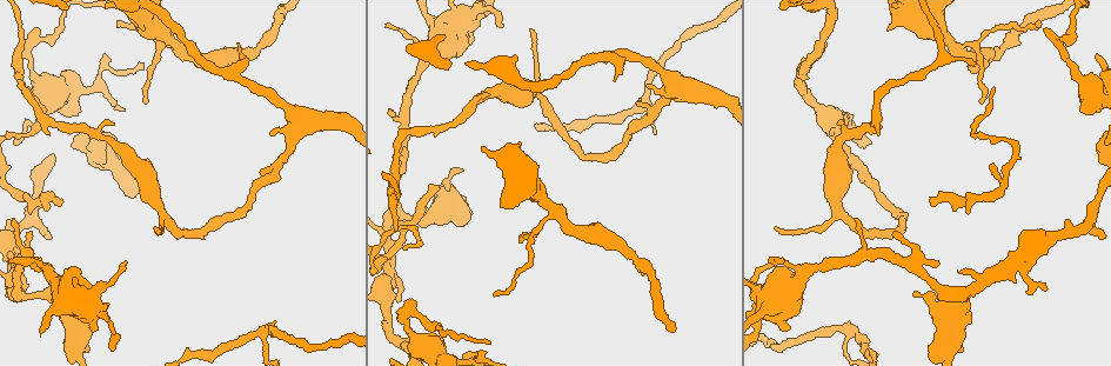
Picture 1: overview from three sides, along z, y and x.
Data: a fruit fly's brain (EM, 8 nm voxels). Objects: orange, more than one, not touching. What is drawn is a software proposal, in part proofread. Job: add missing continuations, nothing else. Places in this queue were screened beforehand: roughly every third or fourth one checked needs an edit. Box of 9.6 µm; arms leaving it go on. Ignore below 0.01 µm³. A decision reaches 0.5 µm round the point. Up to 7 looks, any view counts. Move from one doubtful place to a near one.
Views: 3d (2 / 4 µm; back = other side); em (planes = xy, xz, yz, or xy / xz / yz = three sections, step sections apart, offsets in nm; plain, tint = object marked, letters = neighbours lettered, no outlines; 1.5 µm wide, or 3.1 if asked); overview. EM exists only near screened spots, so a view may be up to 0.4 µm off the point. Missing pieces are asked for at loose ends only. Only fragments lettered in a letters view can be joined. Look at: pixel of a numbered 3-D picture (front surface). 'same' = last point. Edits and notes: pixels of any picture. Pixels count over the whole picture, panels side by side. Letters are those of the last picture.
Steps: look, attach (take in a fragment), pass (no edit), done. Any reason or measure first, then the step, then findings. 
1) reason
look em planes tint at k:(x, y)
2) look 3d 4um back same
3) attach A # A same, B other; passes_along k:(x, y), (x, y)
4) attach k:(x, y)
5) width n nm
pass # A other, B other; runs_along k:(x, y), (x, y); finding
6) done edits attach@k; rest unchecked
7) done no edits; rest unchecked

thin end
look 3d 2um at 1:(767, 265)

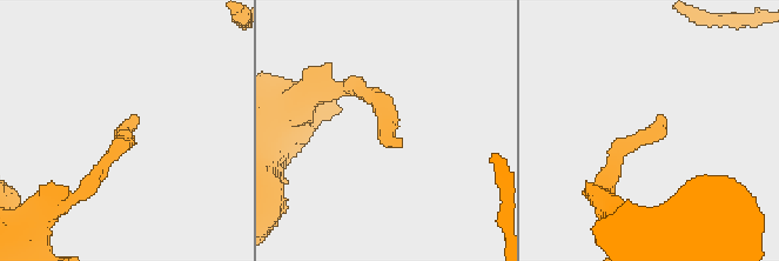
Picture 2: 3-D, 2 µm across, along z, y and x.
now the EM
look em planes letters at 2:(665, 119)

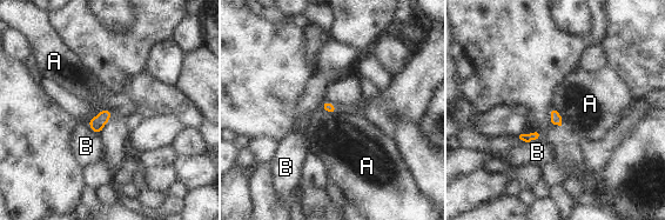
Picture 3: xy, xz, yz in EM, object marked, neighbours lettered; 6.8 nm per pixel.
longest_contact A 180 nm
pass # A other, B other; no lettered fragment goes on from it

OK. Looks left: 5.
tapers out
look 3d 4um at 1:(915, 291)

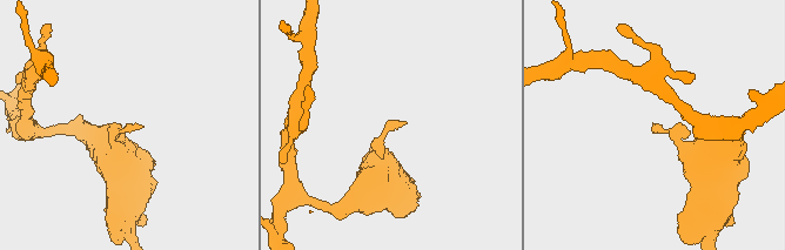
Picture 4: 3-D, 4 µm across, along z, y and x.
shape alone is not enough
look em planes letters at 4:(405, 122)

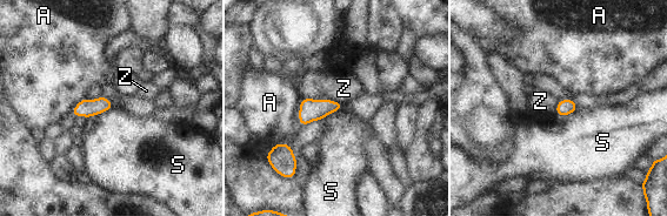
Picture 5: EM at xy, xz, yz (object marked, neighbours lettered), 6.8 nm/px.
pass # A other, S other, Z other; border 5:(302, 98), (332, 99), (344, 103); none of them fits

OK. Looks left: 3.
branch stops here
look em xy step 8 letters at 1:(438, 185)

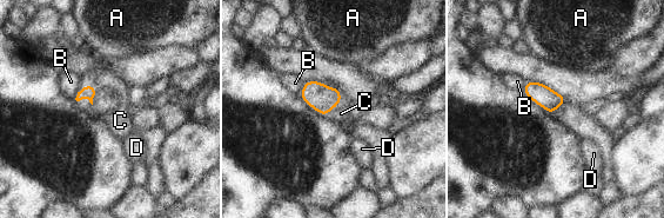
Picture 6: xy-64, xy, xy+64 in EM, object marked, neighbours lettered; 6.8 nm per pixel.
longest_contact C 170 nm
attach C # A other, B other, C same, D other; passes_along 6:(321, 98), (334, 107), (341, 113); the neuron continues

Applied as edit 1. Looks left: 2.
done edits attach@6; rest unchecked

